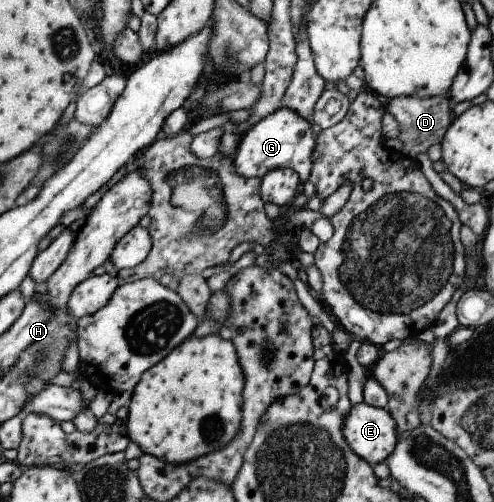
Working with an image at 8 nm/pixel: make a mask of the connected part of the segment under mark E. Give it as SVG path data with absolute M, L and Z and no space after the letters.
M366 402L350 410L343 432L352 451L373 467L386 461L398 443L399 433L392 414Z

